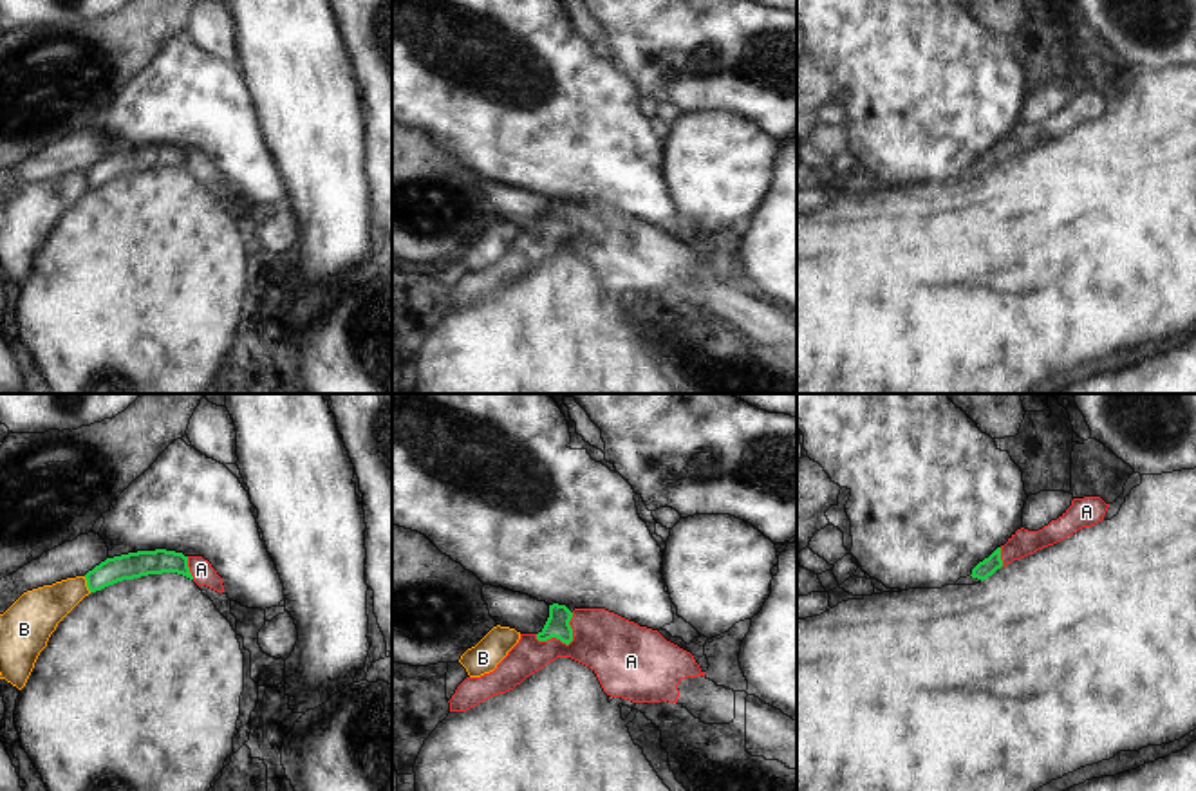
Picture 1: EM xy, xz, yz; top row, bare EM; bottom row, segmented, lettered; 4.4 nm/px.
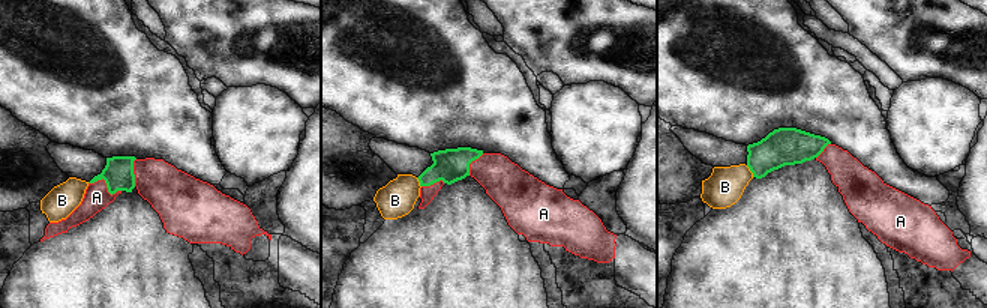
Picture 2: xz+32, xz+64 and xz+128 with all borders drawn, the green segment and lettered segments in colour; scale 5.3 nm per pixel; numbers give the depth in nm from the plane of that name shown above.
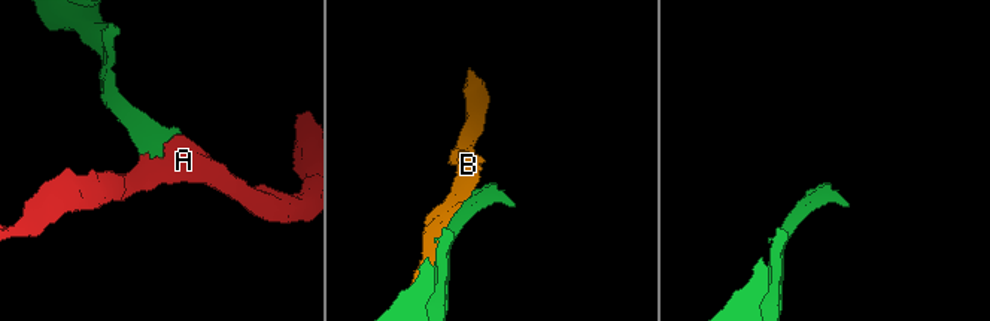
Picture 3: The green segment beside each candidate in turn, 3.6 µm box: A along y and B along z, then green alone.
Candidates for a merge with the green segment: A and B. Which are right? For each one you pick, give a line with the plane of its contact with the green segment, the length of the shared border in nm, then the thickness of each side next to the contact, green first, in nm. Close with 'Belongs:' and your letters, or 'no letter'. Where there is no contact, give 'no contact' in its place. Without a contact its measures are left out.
A: contact in xz; length 200 nm; calibres 110 and 280 nm
Belongs: A

